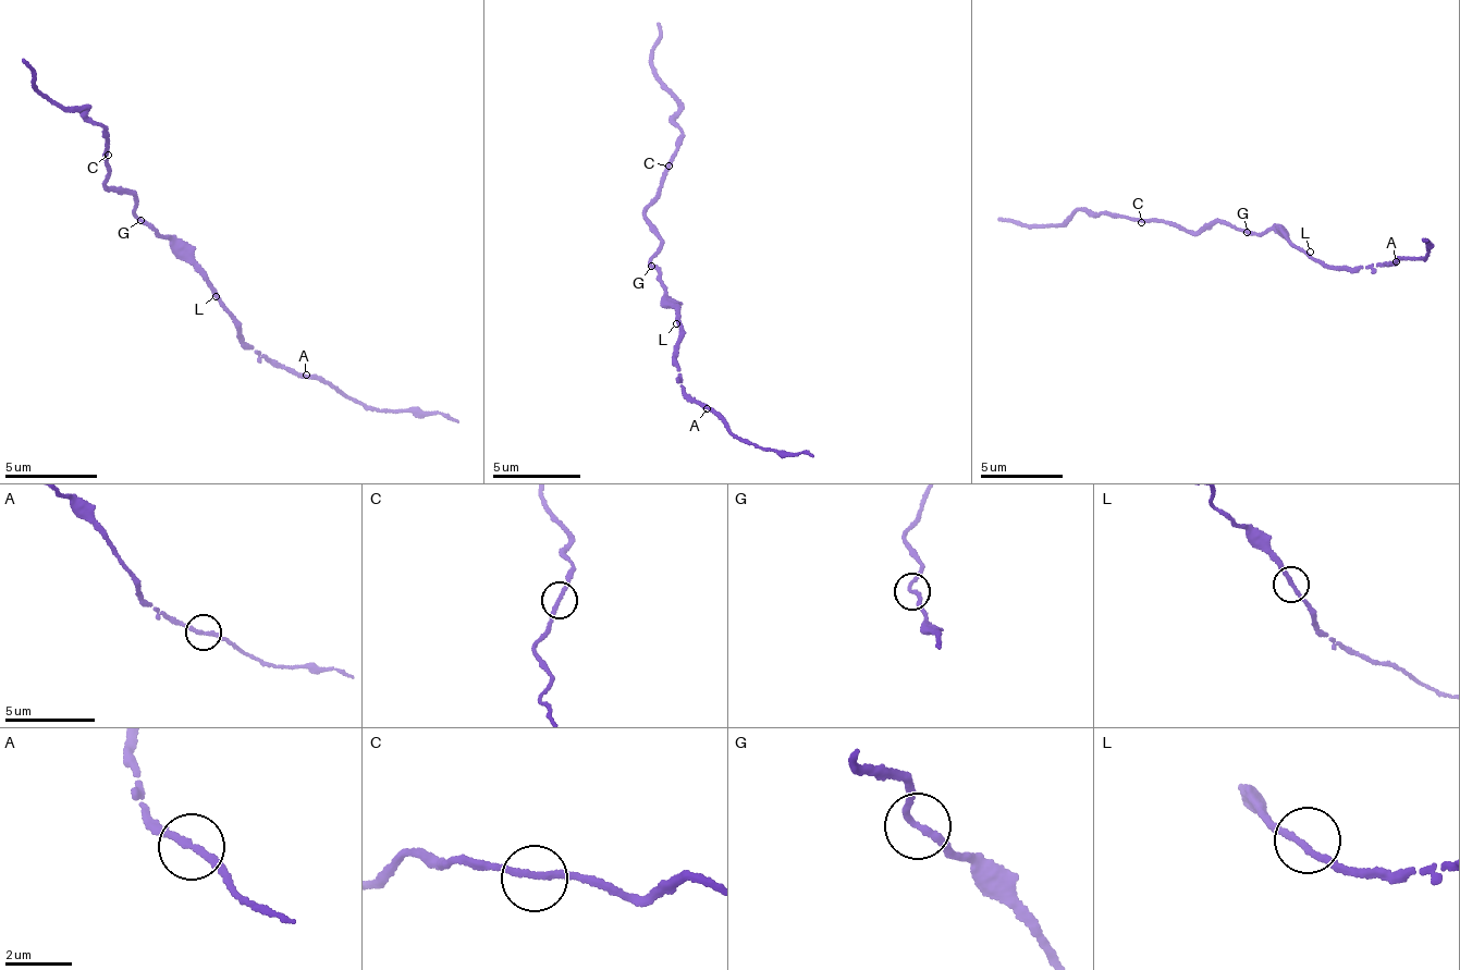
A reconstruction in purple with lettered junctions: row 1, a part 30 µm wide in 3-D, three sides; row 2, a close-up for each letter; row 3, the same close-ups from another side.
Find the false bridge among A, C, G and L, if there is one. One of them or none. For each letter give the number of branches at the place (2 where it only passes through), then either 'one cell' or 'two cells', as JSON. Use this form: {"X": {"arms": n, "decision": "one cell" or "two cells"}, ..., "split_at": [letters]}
{"A": {"arms": 2, "decision": "one cell"}, "C": {"arms": 2, "decision": "one cell"}, "G": {"arms": 2, "decision": "one cell"}, "L": {"arms": 2, "decision": "one cell"}, "split_at": []}

